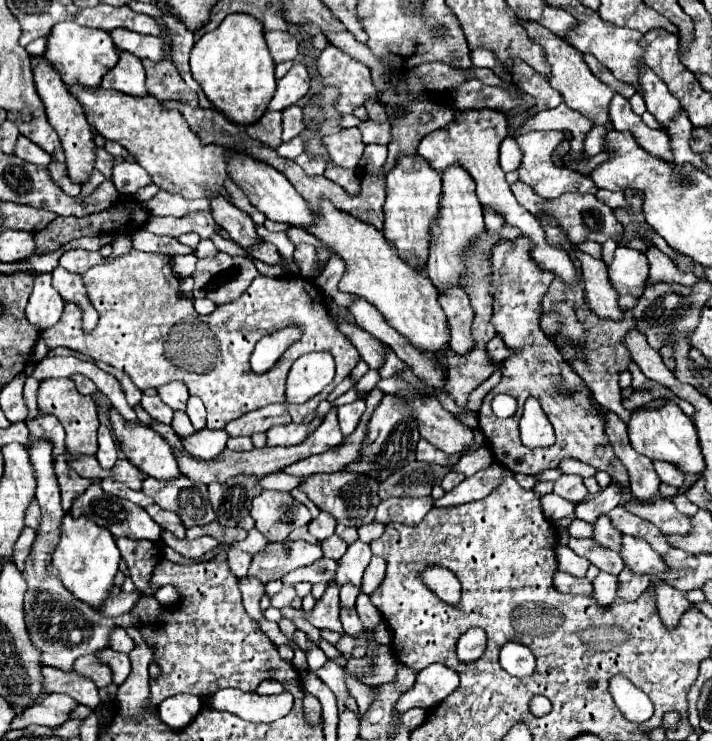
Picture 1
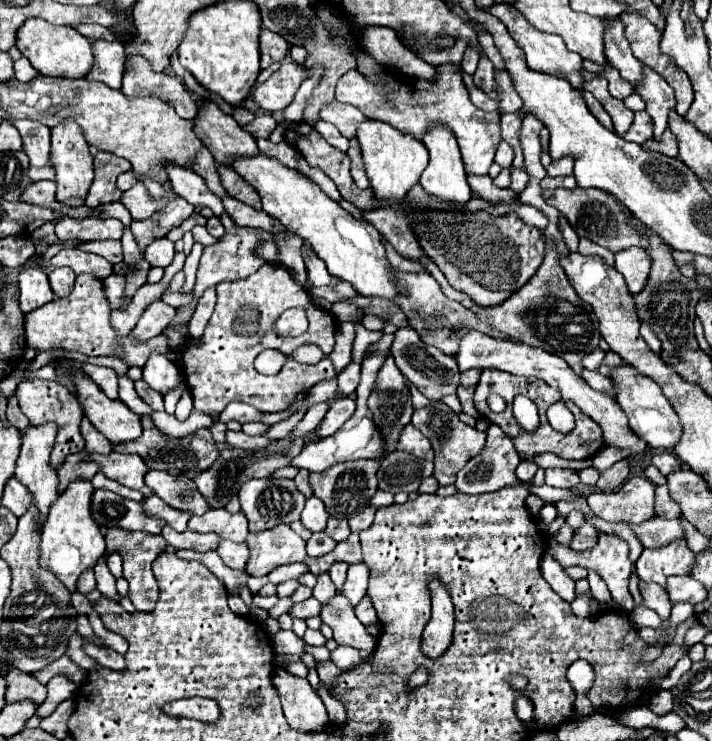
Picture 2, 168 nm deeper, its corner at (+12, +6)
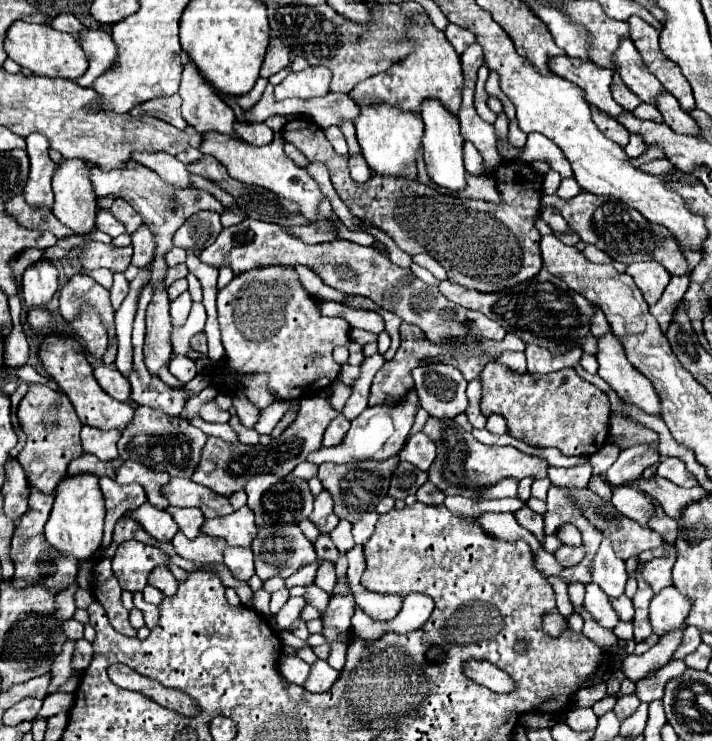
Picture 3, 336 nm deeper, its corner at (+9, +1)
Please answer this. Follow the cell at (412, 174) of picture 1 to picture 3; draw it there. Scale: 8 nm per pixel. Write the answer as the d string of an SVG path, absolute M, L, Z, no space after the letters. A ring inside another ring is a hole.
M375 103L363 105L353 123L357 127L357 141L363 149L365 161L373 171L389 177L401 177L401 171L417 161L417 149L423 139L421 115L399 111L387 103Z

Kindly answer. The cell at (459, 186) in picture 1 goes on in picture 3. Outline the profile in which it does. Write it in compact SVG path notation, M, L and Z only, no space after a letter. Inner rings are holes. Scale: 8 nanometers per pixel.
M429 97L421 105L421 117L425 123L423 147L425 147L425 163L429 177L451 191L465 189L465 167L463 167L463 137L459 133L459 119L453 113L447 113L445 105L435 97Z

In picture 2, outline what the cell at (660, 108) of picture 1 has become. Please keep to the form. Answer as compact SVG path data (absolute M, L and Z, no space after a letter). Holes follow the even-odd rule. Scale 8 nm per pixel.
M604 18L604 22L608 22L608 32L604 34L608 64L618 68L620 76L638 88L644 80L644 64L632 54L630 44L624 38L624 26L620 24L620 18Z

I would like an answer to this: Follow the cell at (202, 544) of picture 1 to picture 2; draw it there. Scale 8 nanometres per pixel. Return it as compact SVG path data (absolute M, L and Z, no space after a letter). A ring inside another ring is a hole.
M168 526L162 528L162 536L166 538L166 542L174 548L190 548L196 552L208 552L208 550L216 550L220 538L216 534L200 534L200 532L176 532Z

